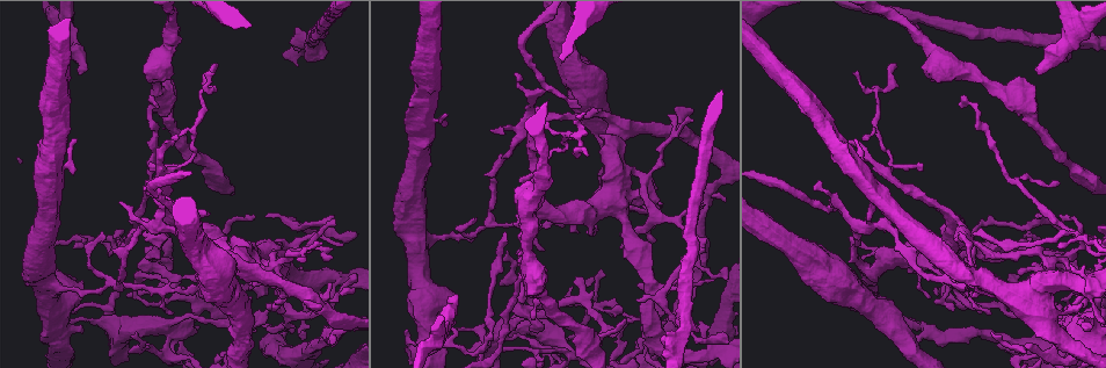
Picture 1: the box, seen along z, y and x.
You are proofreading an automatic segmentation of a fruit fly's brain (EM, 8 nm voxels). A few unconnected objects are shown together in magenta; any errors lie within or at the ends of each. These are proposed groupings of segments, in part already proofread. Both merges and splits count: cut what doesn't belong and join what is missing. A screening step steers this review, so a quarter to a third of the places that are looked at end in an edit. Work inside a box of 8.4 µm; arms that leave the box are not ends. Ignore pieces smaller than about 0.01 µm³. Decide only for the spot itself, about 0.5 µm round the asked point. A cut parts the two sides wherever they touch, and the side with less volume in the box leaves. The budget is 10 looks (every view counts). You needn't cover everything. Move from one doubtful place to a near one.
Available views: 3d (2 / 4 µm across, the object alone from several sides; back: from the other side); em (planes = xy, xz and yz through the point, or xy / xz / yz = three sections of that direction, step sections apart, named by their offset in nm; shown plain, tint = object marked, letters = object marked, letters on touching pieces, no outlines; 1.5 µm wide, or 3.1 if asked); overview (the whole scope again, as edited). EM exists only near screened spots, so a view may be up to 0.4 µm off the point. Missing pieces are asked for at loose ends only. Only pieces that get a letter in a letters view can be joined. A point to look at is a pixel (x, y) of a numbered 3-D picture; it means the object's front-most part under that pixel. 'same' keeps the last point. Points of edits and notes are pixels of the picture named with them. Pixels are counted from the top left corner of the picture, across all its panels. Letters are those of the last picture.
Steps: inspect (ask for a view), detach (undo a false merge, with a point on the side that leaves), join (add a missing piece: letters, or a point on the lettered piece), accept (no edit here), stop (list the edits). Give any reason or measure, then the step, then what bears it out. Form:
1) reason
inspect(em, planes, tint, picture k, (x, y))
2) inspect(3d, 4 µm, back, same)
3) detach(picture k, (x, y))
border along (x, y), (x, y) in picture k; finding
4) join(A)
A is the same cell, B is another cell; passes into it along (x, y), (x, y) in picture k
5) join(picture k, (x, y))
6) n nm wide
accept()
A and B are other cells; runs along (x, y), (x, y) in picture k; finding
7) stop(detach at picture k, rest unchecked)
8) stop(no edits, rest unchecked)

free end
inspect(em, planes, tint, picture 1, (284, 296))

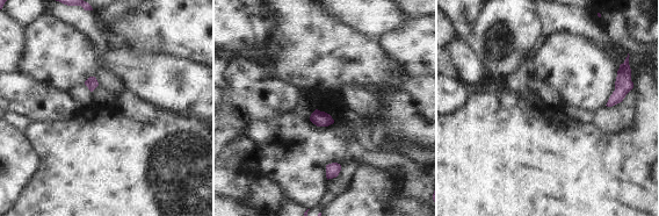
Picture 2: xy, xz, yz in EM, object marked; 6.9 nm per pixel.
inspect(em, planes, letters, same)

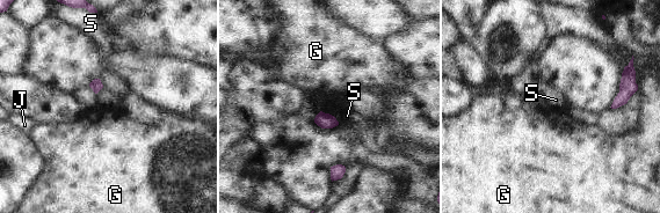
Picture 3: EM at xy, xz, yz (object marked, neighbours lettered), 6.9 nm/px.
accept()
G, J and S are other cells; none of them fits

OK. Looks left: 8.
inspect(3d, 4 µm, picture 1, (82, 70))

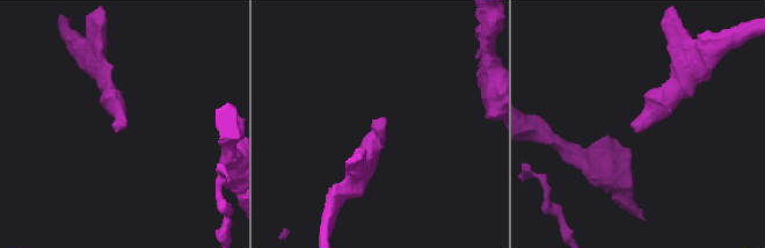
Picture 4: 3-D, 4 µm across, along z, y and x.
inspect(em, planes, letters, picture 4, (384, 119))

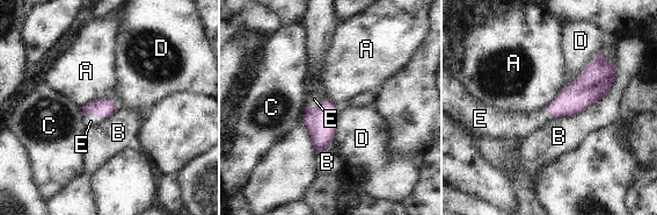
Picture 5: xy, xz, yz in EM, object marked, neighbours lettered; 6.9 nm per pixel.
join(E)
E is the same cell, A, B, C and D are other cells; passes into it along (101, 108), (96, 116), (90, 121) in picture 5; it goes on there

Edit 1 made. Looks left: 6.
three-way junction
inspect(3d, 2 µm, picture 1, (562, 352))

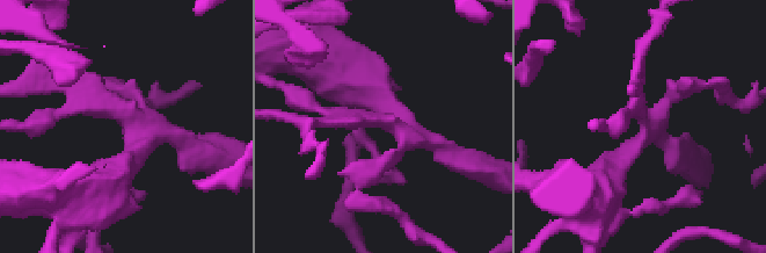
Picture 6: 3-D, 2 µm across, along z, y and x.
shape alone is not enough
inspect(em, yz, step 8, plain, picture 6, (640, 109))

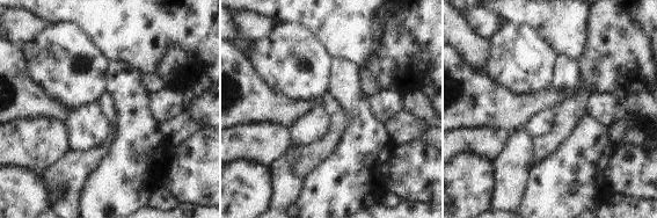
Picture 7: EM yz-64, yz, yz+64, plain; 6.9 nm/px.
inspect(em, yz, step 8, letters, same)

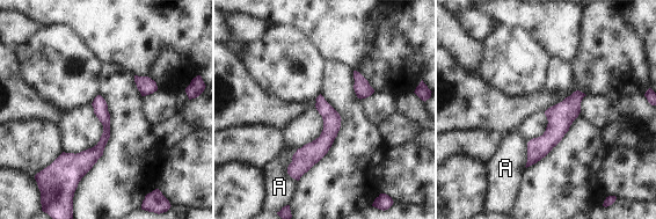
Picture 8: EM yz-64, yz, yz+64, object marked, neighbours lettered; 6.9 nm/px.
accept()
A is another cell; runs along (99, 99), (106, 136), (78, 167) in picture 8; continuous, no second neuron

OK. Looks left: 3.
branch stops here
inspect(em, yz, step 4, letters, picture 1, (312, 251))

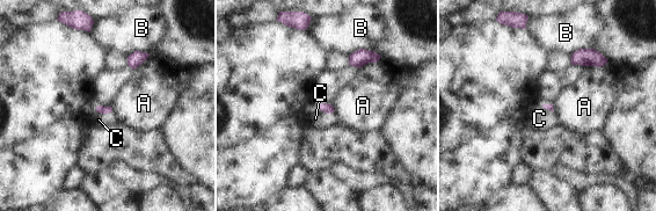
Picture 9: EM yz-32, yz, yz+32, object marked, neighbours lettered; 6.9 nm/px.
join(C)
C is the same cell, A and B are other cells; passes into it along (326, 108), (326, 113), (315, 118) in picture 9; the neuron continues

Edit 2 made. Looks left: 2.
stop(join at picture 5, join at picture 9, rest unchecked)

